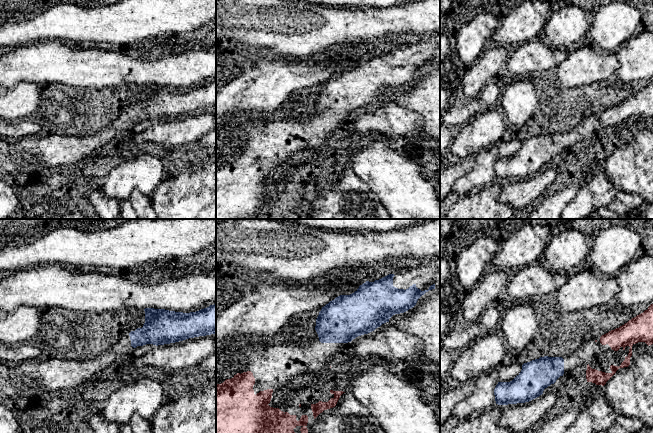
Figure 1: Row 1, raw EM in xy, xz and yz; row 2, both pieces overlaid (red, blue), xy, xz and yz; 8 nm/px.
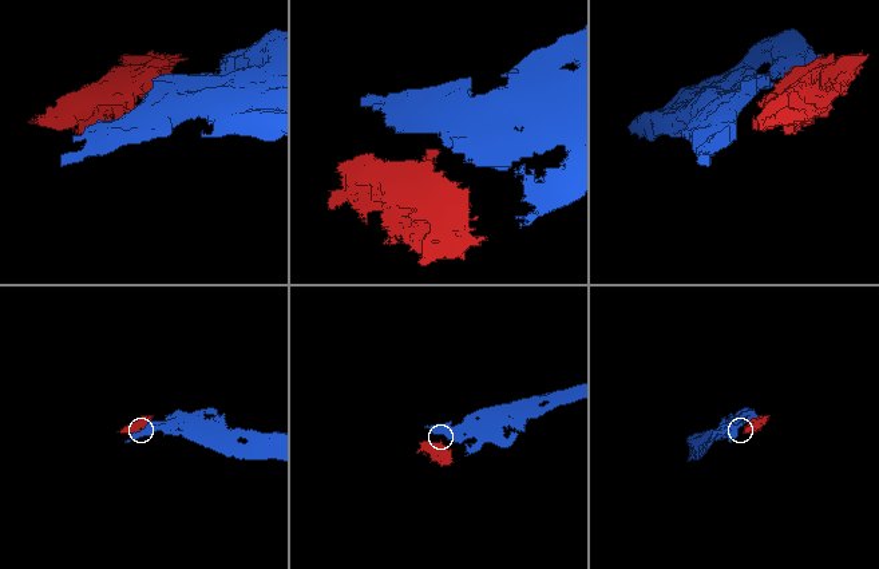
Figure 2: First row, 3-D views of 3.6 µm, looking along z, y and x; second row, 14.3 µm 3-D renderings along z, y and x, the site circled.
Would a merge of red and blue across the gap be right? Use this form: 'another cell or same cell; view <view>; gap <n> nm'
same cell; view yz; gap 180 nm

